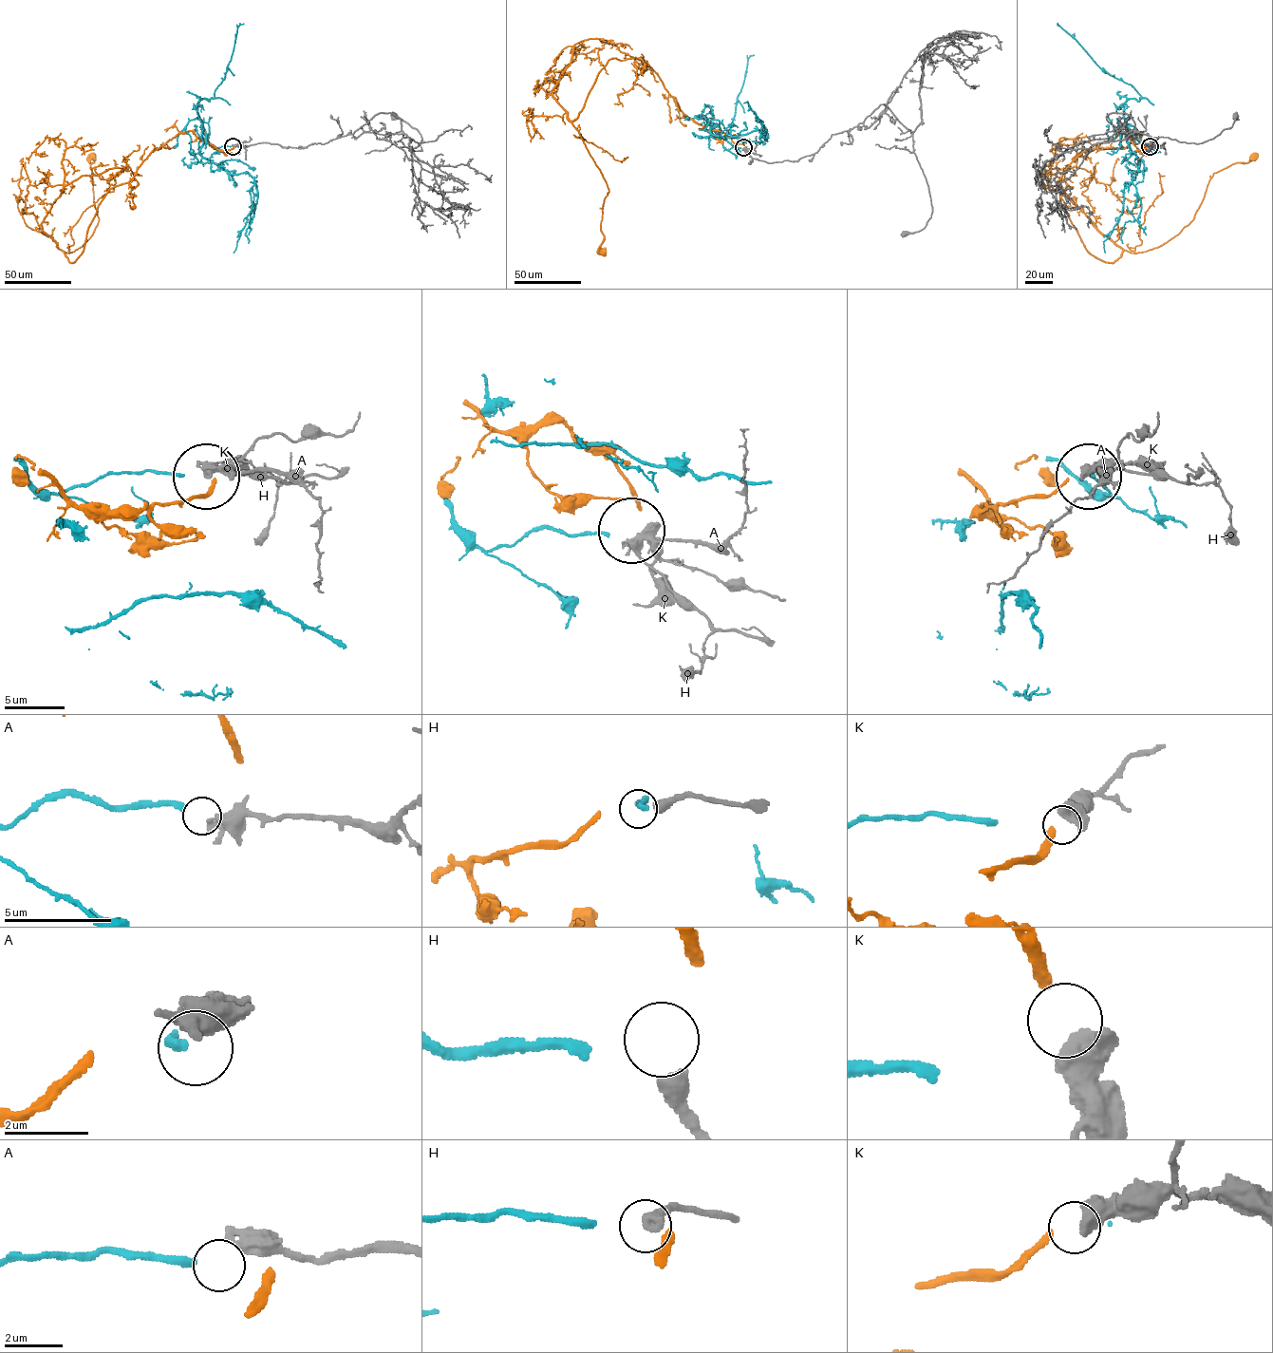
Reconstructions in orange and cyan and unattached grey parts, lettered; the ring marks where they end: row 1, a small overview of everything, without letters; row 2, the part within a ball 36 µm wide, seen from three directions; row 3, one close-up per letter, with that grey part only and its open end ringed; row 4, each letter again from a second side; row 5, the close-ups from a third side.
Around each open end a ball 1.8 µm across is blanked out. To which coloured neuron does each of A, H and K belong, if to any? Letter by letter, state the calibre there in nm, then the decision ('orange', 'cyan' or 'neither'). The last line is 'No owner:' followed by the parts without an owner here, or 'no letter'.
A: 280 nm | cyan
H: 480 nm | neither
K: 440 nm | orange
No owner: H

